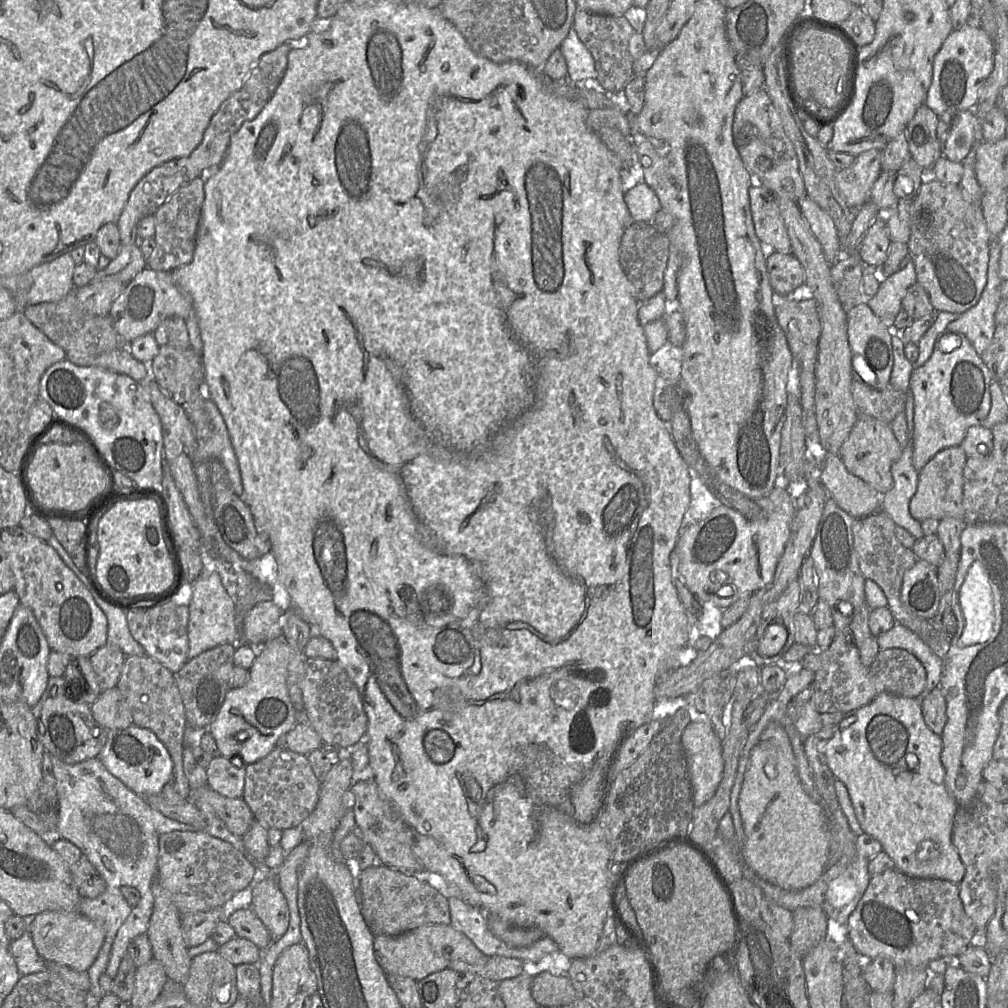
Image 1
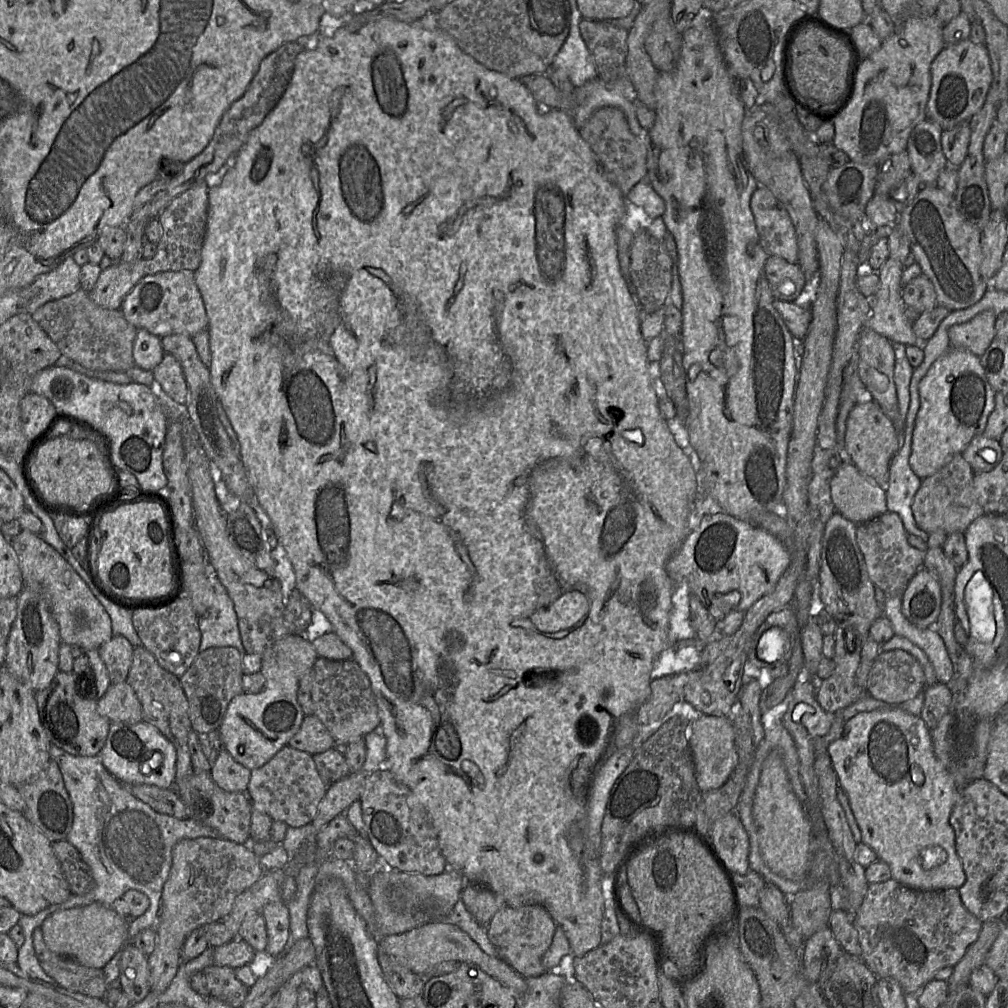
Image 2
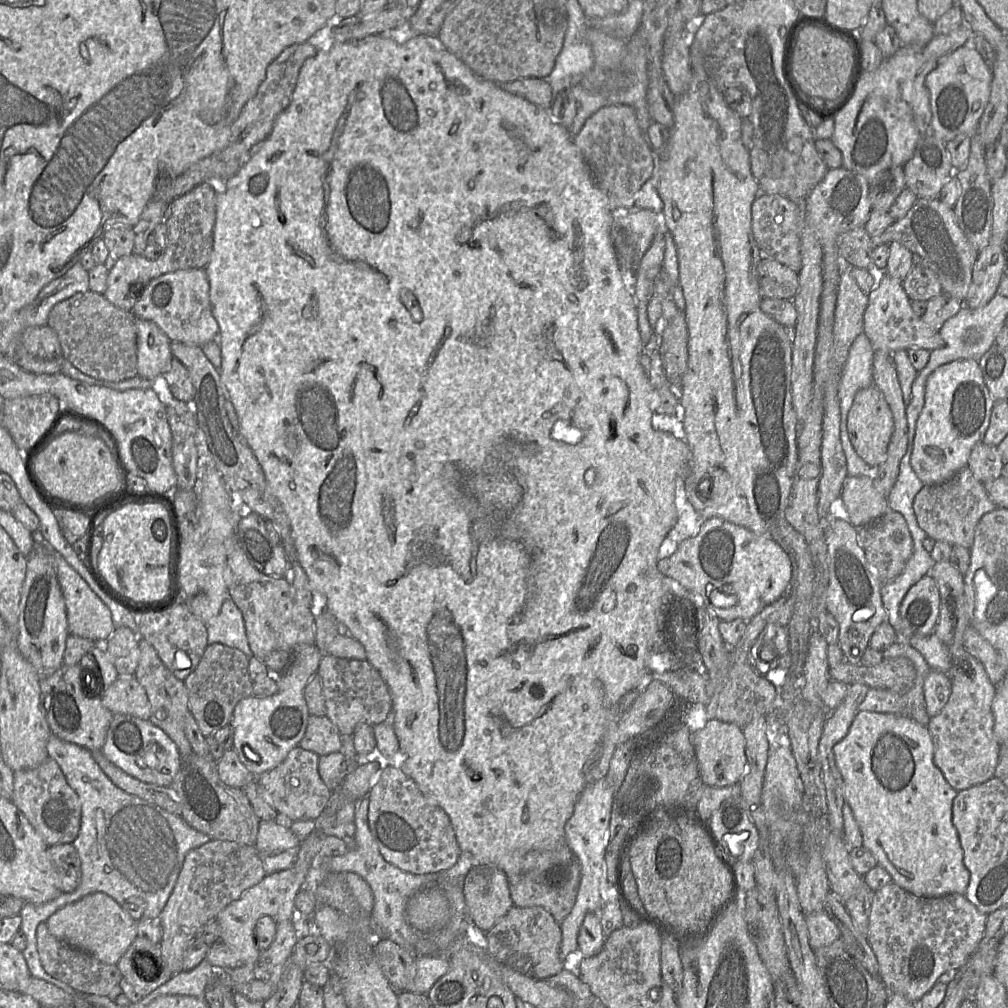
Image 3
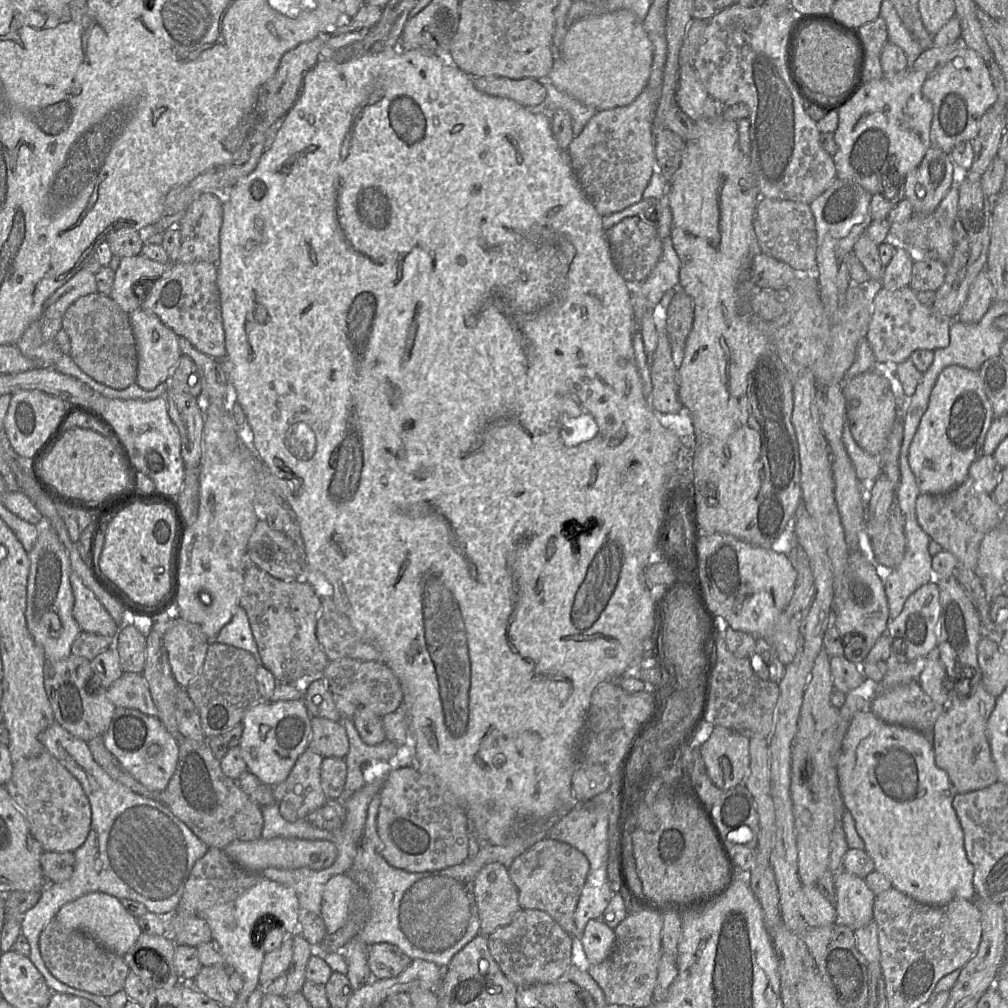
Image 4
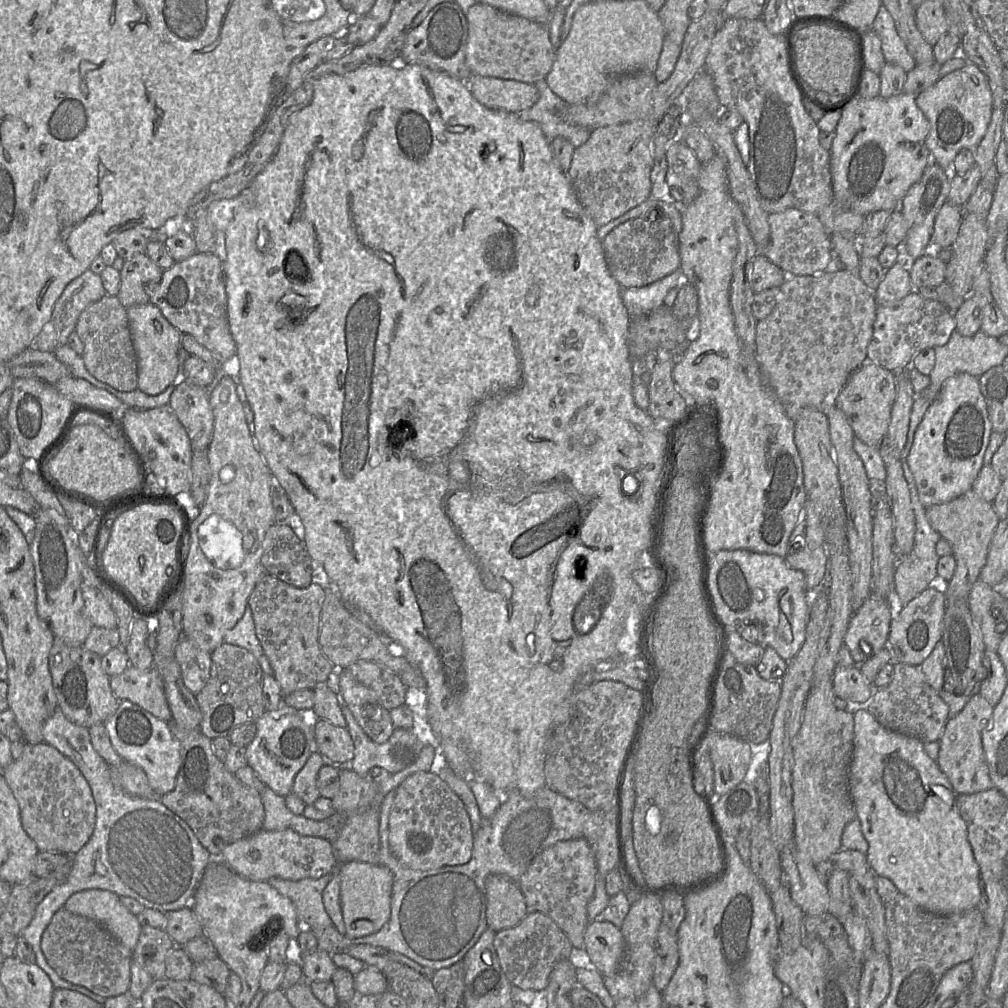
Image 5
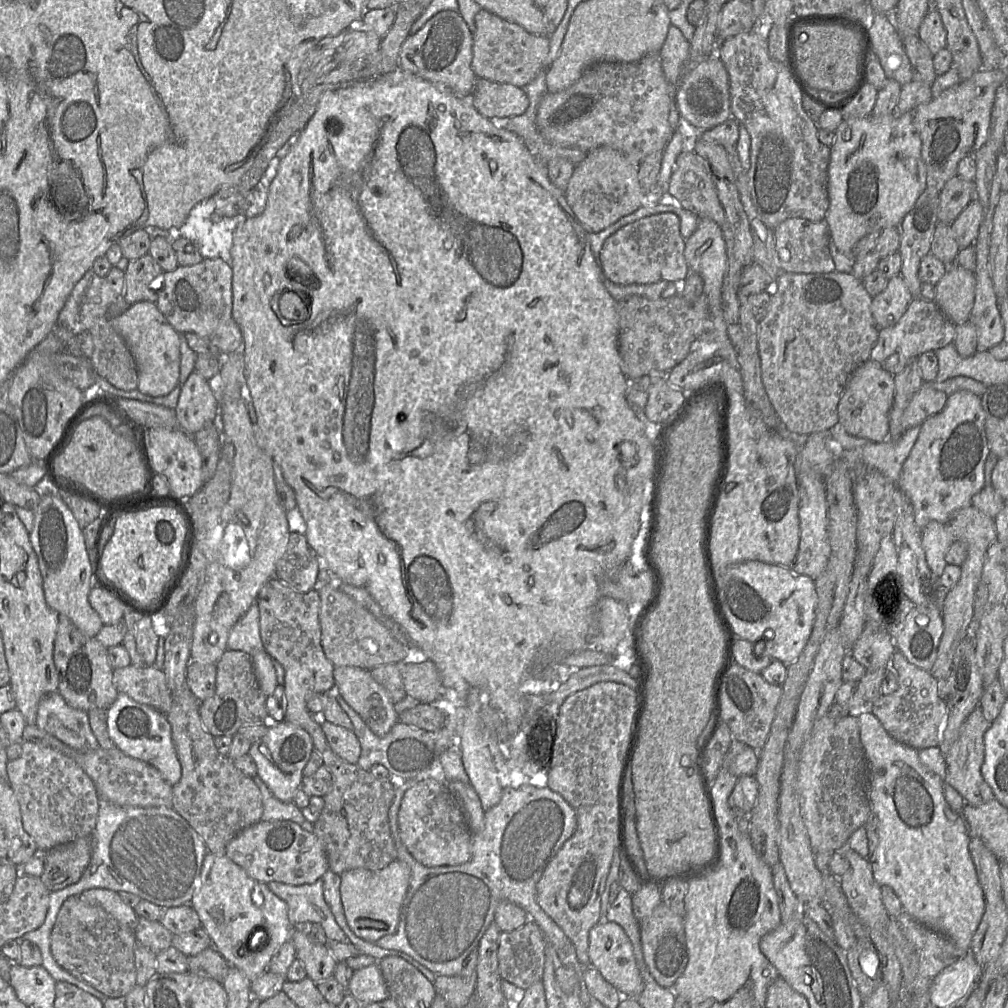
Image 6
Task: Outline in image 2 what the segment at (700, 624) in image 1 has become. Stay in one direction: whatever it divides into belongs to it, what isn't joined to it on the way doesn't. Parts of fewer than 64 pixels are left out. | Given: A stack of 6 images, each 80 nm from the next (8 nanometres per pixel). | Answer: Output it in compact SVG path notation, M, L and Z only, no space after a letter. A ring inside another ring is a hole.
M675 581L669 629L677 639L695 638L690 620L690 598L692 592L686 581Z

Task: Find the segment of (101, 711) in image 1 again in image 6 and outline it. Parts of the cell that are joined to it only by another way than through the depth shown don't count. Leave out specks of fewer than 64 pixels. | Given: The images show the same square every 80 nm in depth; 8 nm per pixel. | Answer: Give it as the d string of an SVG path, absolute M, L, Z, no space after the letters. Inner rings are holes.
M130 664L113 671L113 683L120 693L125 693L138 703L167 714L172 706L172 693L165 674L154 667L137 667Z

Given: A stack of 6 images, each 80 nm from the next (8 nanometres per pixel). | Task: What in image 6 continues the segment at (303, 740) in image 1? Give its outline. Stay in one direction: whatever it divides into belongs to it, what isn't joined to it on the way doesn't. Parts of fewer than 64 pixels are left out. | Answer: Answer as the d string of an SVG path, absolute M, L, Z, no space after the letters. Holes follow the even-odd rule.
M327 721L321 722L321 728L332 751L344 761L357 764L361 746L353 731Z

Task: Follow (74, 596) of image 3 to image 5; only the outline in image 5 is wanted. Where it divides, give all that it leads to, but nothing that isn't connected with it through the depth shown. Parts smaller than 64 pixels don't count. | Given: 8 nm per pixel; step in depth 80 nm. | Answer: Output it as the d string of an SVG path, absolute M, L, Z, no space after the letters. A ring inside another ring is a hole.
M84 582L81 589L84 600L83 616L88 618L95 627L116 628L117 617L104 595L94 586Z

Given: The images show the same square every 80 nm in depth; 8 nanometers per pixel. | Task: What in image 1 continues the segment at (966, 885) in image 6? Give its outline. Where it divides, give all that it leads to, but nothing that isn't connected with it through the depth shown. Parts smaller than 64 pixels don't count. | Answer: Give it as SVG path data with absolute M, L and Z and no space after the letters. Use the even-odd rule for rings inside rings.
M881 693L877 694L869 704L847 714L837 726L833 737L825 743L824 749L828 765L834 777L840 780L848 791L862 831L881 844L882 851L892 859L896 870L914 878L941 879L959 885L965 876L965 868L952 843L954 815L958 809L958 805L945 785L945 769L941 762L941 752L943 749L942 736L932 732L925 724L922 714L922 704L916 698L905 698Z

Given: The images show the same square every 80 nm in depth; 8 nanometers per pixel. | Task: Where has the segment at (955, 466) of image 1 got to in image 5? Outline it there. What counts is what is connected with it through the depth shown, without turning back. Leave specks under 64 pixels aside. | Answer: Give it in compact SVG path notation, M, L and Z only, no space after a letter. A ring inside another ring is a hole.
M972 489L948 502L927 507L926 516L932 528L950 543L956 560L954 576L943 586L946 605L966 605L971 588L986 565L990 541L1000 519L993 504L980 498Z

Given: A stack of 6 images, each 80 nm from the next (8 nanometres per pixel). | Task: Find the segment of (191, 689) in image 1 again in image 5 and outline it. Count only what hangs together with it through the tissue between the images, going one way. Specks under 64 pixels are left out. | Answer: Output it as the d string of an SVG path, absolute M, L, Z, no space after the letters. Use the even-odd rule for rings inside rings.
M223 643L211 652L209 680L195 695L202 713L199 727L206 737L228 737L236 727L255 723L266 712L262 693L263 675L258 661L245 648Z

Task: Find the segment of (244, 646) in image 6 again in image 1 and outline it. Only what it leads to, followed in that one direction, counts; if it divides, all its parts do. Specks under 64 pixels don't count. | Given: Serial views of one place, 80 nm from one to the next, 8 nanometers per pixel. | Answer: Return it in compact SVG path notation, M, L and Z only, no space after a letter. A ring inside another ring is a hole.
M217 572L211 573L208 577L198 577L192 583L192 595L188 607L188 660L222 644L231 644L236 649L238 630L235 623L235 604Z

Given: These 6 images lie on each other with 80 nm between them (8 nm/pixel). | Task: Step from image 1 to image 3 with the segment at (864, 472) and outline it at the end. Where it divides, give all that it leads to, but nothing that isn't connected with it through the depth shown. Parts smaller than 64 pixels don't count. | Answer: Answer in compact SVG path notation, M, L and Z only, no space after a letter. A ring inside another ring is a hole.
M875 385L860 389L856 393L848 413L847 428L856 453L871 467L879 467L887 453L894 430L894 420L883 393Z

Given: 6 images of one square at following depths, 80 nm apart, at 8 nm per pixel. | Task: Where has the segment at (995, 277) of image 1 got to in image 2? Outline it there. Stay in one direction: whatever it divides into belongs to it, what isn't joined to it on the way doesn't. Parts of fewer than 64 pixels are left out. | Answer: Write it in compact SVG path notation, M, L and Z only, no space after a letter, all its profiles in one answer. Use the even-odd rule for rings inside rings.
M984 311L966 323L951 326L951 347L969 350L980 357L995 338L995 320L994 312Z

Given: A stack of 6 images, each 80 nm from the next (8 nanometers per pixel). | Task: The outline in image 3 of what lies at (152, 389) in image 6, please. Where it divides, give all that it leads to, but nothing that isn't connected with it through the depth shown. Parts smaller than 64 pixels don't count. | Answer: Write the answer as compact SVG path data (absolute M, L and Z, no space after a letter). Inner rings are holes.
M135 318L138 375L156 379L171 368L171 340L152 321Z

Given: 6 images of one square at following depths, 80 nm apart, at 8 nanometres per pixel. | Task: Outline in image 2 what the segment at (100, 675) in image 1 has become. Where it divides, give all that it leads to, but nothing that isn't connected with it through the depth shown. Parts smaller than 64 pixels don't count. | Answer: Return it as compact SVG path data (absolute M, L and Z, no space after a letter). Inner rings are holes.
M113 636L98 648L112 684L126 681L131 664L134 647L124 636Z

